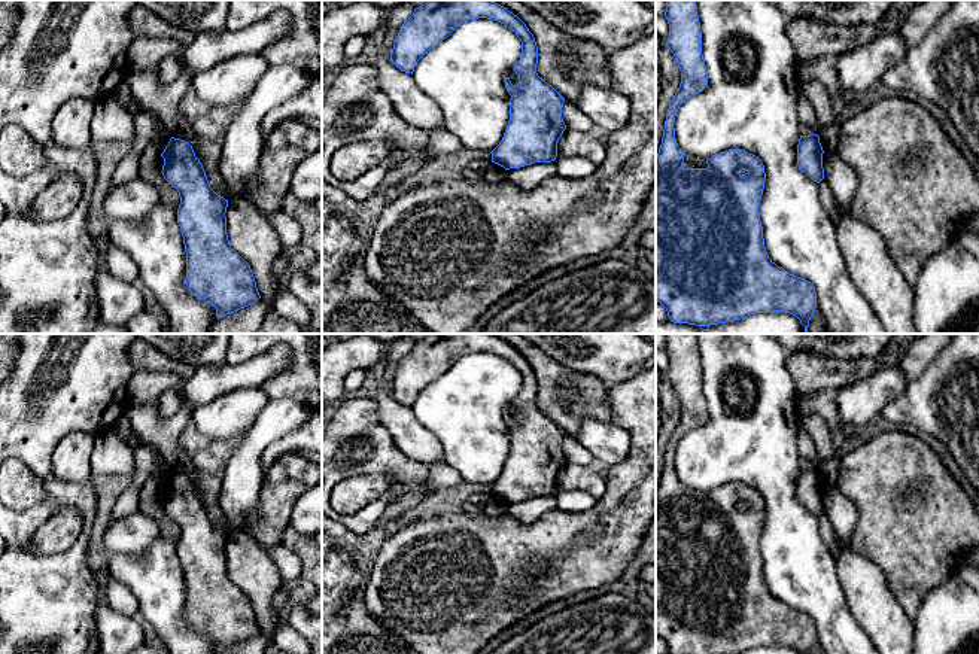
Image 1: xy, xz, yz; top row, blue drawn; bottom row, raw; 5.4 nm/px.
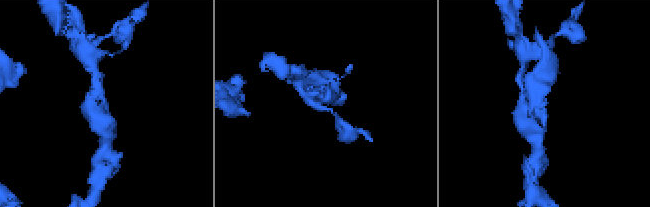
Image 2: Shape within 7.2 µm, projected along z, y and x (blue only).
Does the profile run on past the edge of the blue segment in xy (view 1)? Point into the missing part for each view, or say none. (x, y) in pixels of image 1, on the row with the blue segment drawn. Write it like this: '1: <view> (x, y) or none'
1: none

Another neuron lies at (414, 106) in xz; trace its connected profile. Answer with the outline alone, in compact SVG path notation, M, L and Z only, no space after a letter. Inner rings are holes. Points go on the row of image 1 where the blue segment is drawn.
M384 54L374 61L378 85L404 121L422 130L443 128L440 106L420 91L411 73L401 72Z

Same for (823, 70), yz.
M834 58L797 63L796 70L800 83L818 80L827 88L830 97L834 97L840 91Z

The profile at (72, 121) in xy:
M75 97L64 101L52 119L52 139L57 145L82 149L91 143L94 100Z

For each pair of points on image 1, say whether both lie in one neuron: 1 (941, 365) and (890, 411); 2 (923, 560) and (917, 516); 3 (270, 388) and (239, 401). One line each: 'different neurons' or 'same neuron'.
1: same neuron
2: same neuron
3: different neurons

